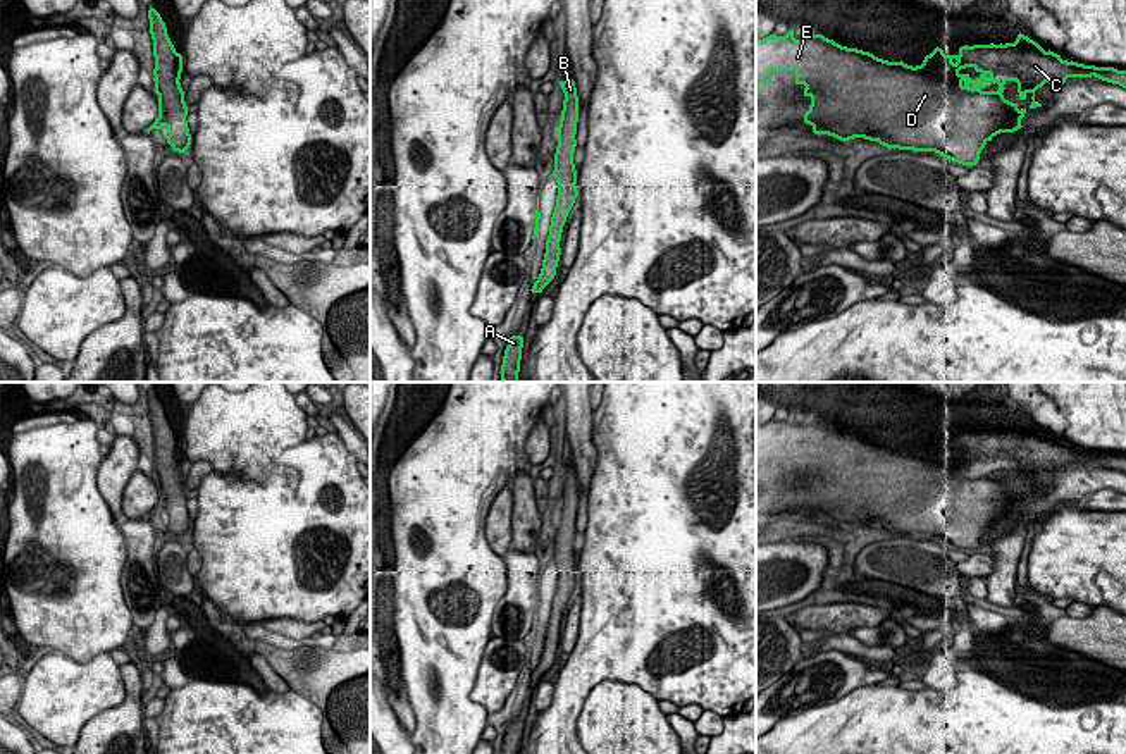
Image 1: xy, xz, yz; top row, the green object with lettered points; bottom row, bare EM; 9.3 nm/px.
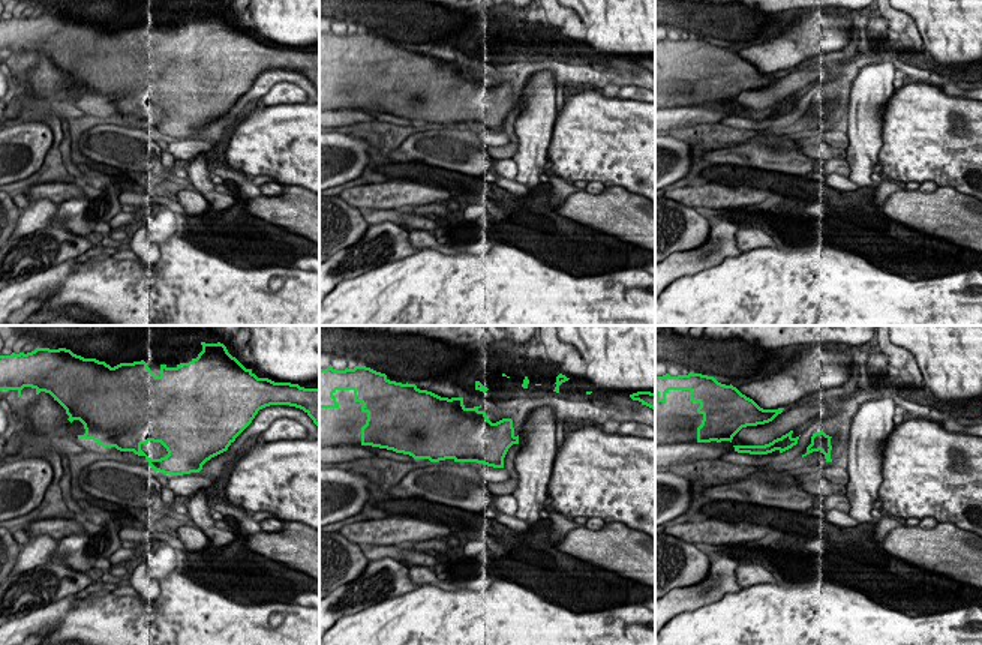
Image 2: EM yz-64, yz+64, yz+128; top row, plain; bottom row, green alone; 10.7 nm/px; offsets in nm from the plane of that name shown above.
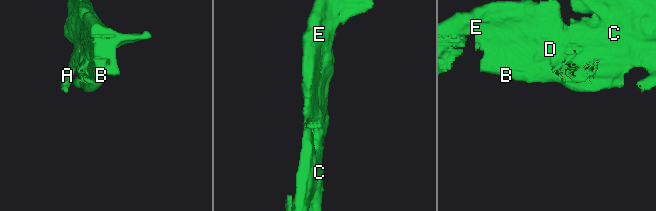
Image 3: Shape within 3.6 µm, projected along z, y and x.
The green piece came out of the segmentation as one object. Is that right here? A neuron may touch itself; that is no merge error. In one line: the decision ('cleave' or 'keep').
keep

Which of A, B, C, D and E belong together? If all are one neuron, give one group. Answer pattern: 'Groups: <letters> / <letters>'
Groups: A B C D E

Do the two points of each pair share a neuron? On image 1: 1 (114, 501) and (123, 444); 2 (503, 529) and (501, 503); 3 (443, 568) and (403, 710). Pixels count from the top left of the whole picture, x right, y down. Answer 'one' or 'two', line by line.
1: one
2: one
3: two

